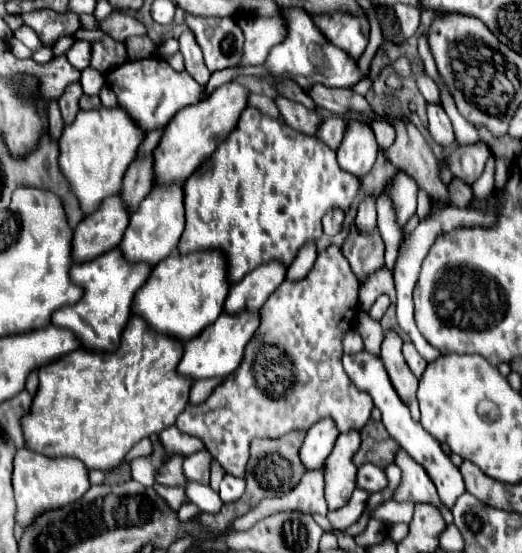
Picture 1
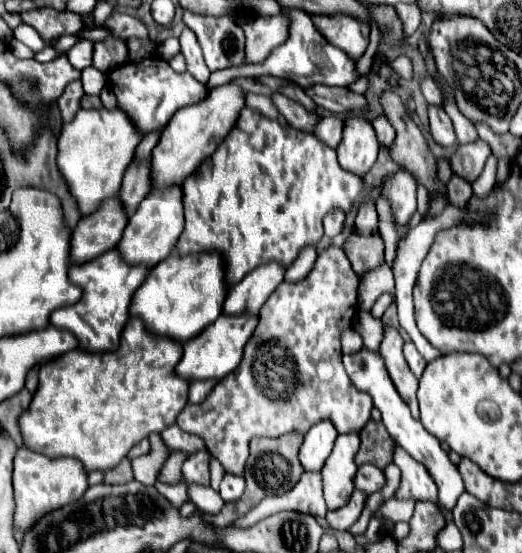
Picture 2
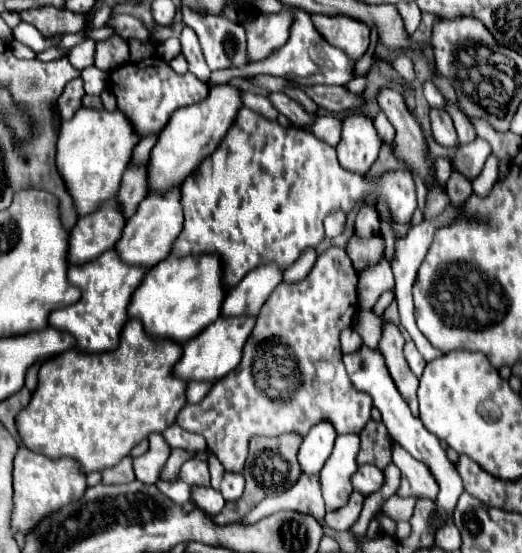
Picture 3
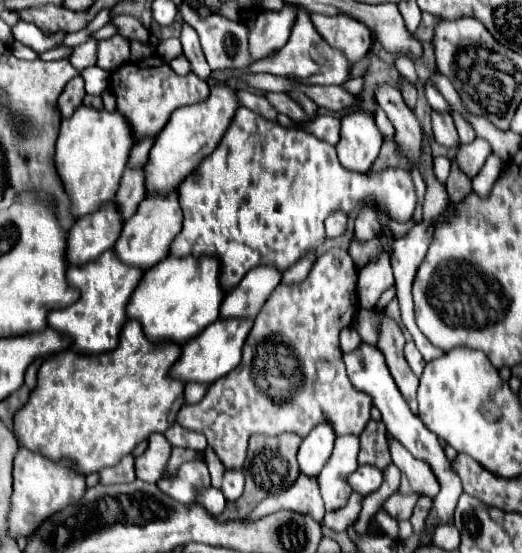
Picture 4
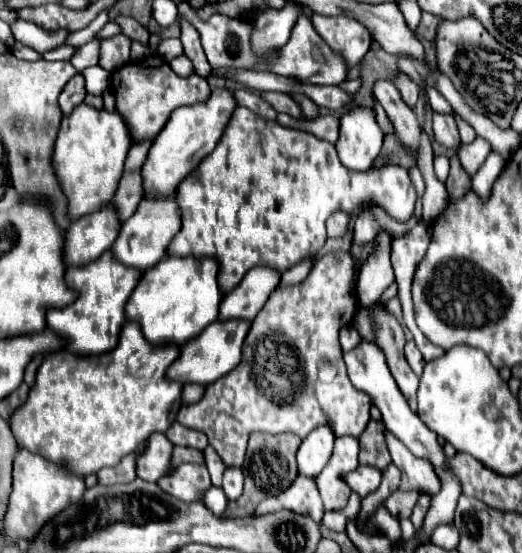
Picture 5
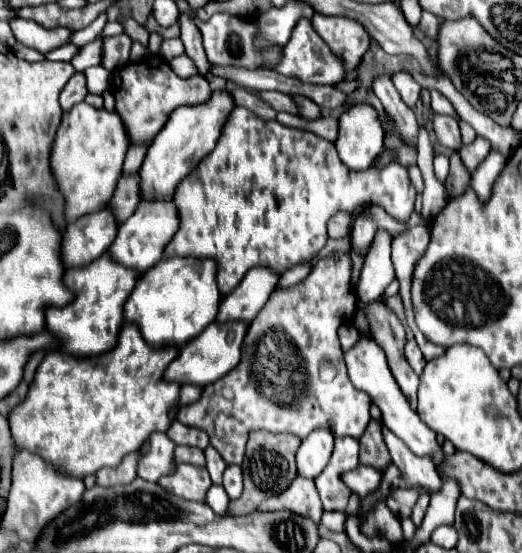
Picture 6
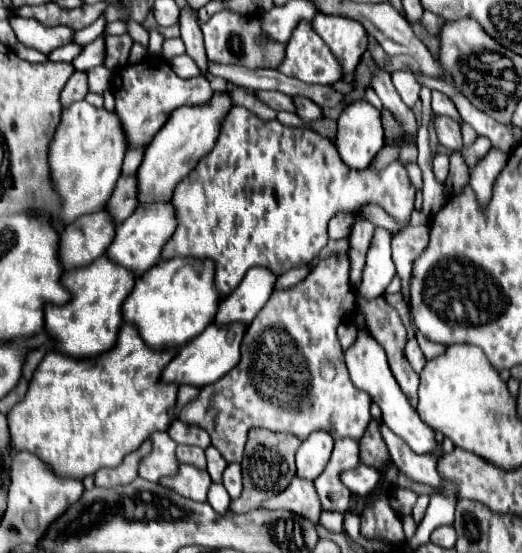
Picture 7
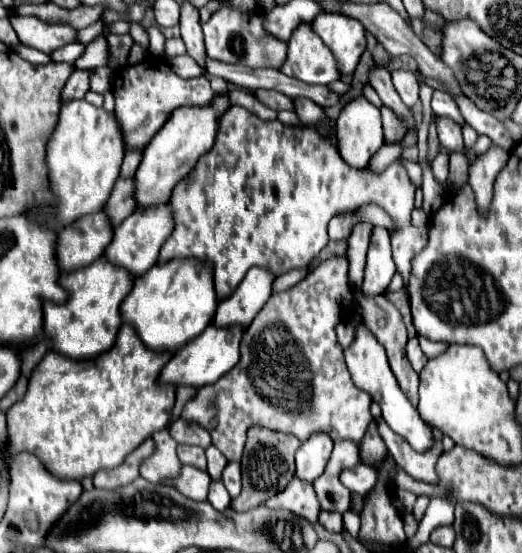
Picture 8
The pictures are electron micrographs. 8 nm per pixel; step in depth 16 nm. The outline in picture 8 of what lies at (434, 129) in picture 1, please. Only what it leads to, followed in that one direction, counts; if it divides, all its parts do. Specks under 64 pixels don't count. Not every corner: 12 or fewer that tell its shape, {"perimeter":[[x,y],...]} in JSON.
{"perimeter":[[436,118],[440,144],[464,152],[462,128],[448,118]]}

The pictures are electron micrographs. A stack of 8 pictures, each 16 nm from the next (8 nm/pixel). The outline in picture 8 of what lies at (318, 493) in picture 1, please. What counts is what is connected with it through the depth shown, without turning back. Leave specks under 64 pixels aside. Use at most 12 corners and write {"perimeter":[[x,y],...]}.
{"perimeter":[[292,480],[288,488],[268,502],[268,508],[284,508],[318,518],[318,498],[312,484]]}

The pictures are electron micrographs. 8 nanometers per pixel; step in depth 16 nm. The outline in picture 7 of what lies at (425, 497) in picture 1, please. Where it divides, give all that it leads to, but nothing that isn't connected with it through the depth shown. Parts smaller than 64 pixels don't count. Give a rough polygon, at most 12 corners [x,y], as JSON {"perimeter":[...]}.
{"perimeter":[[384,420],[380,434],[394,464],[414,482],[440,486],[436,454],[416,454]]}

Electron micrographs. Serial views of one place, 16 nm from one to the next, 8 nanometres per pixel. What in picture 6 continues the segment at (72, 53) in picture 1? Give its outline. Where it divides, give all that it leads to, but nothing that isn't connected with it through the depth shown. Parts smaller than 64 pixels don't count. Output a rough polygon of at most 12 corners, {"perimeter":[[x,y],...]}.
{"perimeter":[[102,38],[82,46],[72,66],[78,72],[102,64]]}

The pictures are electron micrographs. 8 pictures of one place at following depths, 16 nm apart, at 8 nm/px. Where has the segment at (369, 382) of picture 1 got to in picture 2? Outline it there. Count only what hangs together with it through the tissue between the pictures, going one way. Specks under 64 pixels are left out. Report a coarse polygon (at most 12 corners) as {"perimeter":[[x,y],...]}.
{"perimeter":[[380,352],[344,354],[352,384],[370,394],[388,434],[438,484],[438,512],[464,492],[440,442],[410,416]]}

